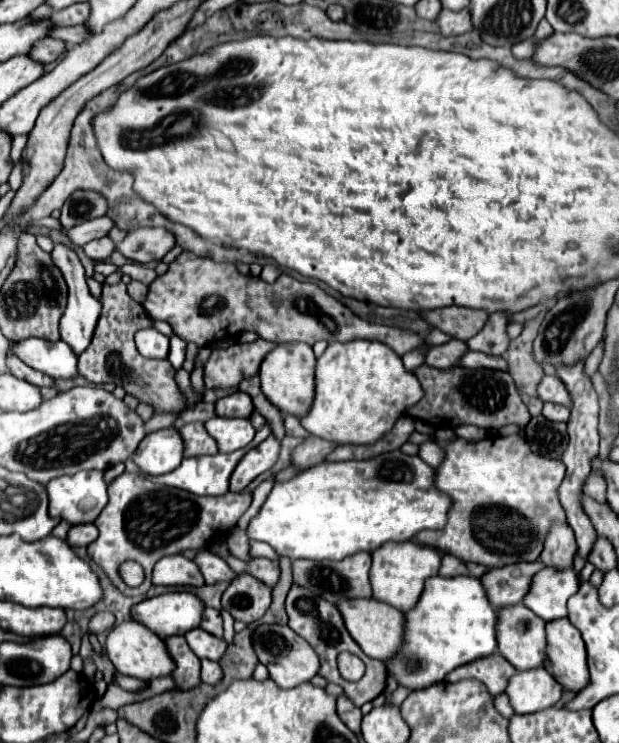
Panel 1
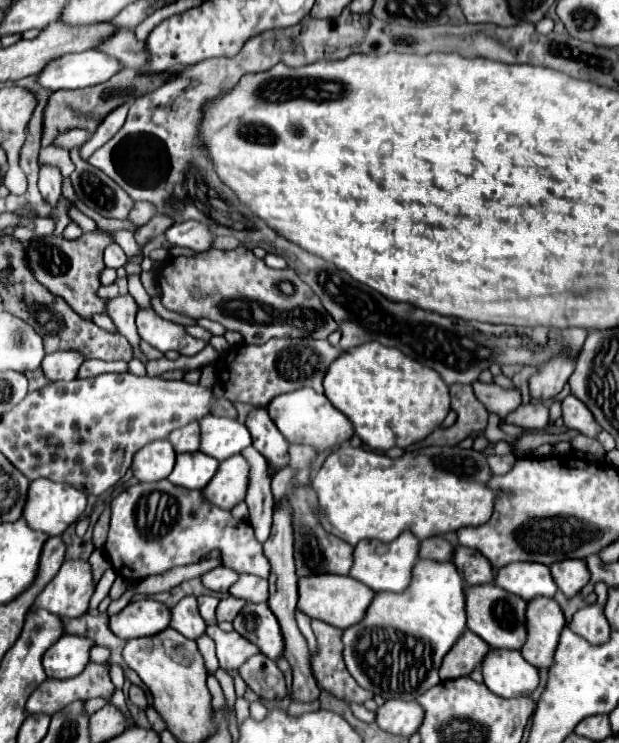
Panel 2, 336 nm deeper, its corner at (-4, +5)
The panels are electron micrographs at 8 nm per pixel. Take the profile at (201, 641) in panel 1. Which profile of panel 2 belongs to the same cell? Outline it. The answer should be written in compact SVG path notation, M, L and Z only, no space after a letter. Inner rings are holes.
M214 625L214 627L208 627L206 633L216 643L216 655L218 655L222 669L228 669L228 671L238 669L242 663L248 661L248 657L252 657L254 653L260 653L256 645L250 645L250 641L246 641L236 631L224 633L218 629L218 625Z

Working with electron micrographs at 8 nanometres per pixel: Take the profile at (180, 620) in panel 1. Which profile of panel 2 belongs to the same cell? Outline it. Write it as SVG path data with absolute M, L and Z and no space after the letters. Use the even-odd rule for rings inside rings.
M154 599L128 603L120 613L110 617L110 631L120 639L152 637L170 625L170 609Z

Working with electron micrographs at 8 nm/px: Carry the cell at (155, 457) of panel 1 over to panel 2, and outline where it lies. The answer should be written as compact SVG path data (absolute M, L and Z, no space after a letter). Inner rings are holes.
M166 439L152 441L134 455L134 461L132 461L134 477L142 483L166 479L174 469L174 459L176 459L176 453L170 441Z

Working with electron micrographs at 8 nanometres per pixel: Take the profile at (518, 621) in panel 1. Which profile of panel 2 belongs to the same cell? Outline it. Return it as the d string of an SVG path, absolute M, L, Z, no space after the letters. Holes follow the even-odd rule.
M496 585L466 587L466 627L494 649L522 649L526 641L526 601Z

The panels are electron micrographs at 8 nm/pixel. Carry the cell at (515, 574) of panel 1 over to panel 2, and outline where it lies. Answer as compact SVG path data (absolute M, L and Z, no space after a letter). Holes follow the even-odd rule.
M456 545L452 563L458 565L458 571L462 573L462 577L466 577L468 585L484 585L484 583L494 581L494 569L492 569L490 561L486 557L482 557L482 553L478 553L470 547Z

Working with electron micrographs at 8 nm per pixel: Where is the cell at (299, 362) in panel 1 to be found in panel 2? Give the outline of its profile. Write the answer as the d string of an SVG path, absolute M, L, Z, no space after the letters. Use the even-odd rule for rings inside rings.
M304 387L292 393L284 393L276 397L268 405L268 415L280 429L280 433L286 437L288 443L300 443L300 445L310 445L312 449L318 449L318 453L332 451L340 447L344 441L348 441L354 435L354 427L342 415L328 399L326 395L318 395L314 389Z

